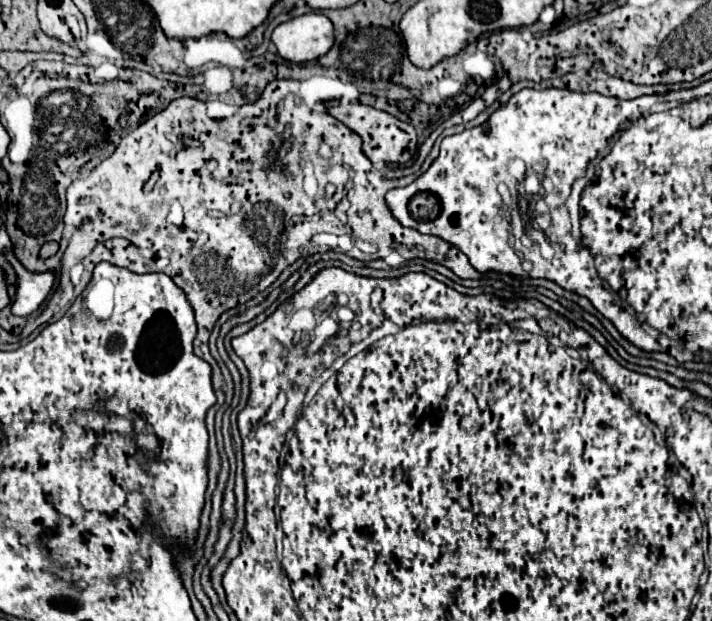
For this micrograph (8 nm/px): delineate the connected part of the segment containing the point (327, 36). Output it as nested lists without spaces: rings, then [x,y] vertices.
[[[306,13],[278,25],[272,33],[278,55],[292,63],[304,63],[326,55],[334,43],[332,23],[322,13]]]

